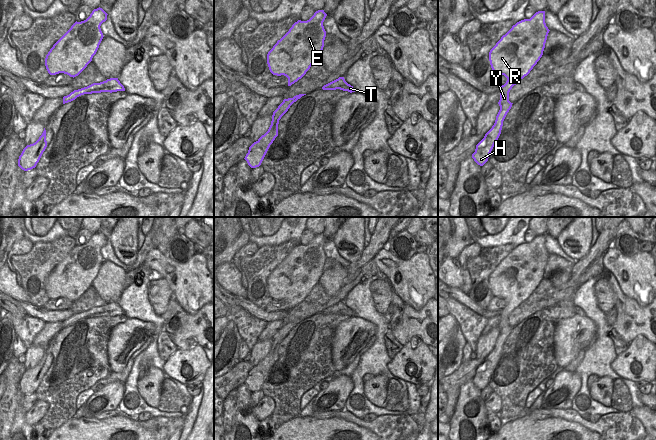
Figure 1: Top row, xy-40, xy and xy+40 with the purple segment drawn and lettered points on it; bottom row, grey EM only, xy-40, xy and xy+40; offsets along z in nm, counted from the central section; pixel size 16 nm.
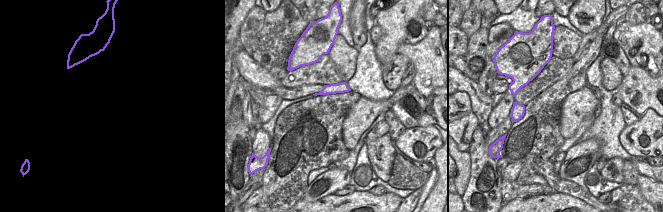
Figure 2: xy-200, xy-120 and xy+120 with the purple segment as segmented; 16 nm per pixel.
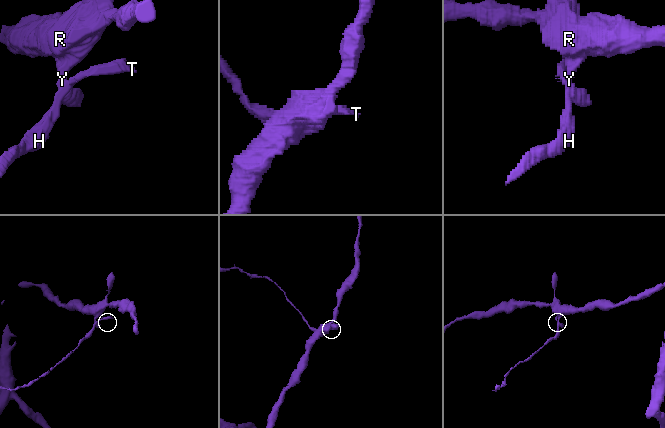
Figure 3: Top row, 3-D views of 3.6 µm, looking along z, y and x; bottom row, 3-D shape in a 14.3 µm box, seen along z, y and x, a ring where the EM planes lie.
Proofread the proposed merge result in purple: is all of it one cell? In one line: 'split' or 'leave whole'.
split

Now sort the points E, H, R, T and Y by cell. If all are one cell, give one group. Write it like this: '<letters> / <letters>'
E R Y / H T

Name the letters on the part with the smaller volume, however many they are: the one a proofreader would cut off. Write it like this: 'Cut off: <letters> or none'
Cut off: H, T.

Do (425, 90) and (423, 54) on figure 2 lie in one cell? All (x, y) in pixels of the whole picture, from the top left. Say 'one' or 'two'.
one

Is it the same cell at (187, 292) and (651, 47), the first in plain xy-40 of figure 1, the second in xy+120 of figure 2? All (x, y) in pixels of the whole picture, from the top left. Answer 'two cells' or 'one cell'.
one cell

